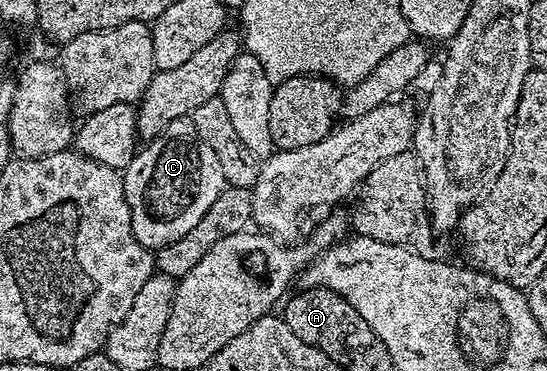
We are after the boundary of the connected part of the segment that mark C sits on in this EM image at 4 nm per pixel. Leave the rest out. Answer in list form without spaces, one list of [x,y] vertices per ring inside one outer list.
[[[188,117],[170,123],[160,136],[147,142],[122,176],[126,203],[130,203],[134,239],[153,251],[182,239],[186,231],[194,228],[198,219],[210,211],[214,199],[218,199],[226,187],[218,155],[202,143]]]

